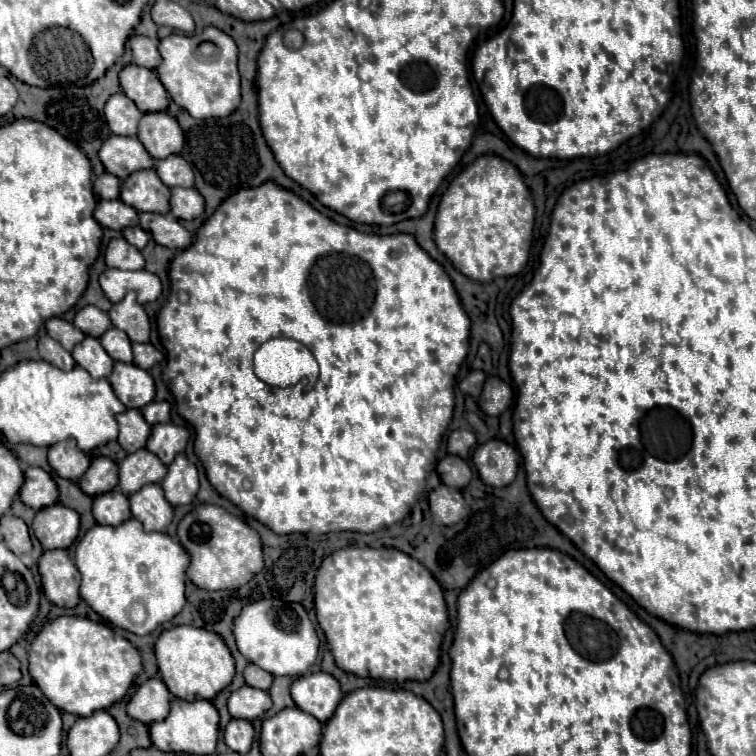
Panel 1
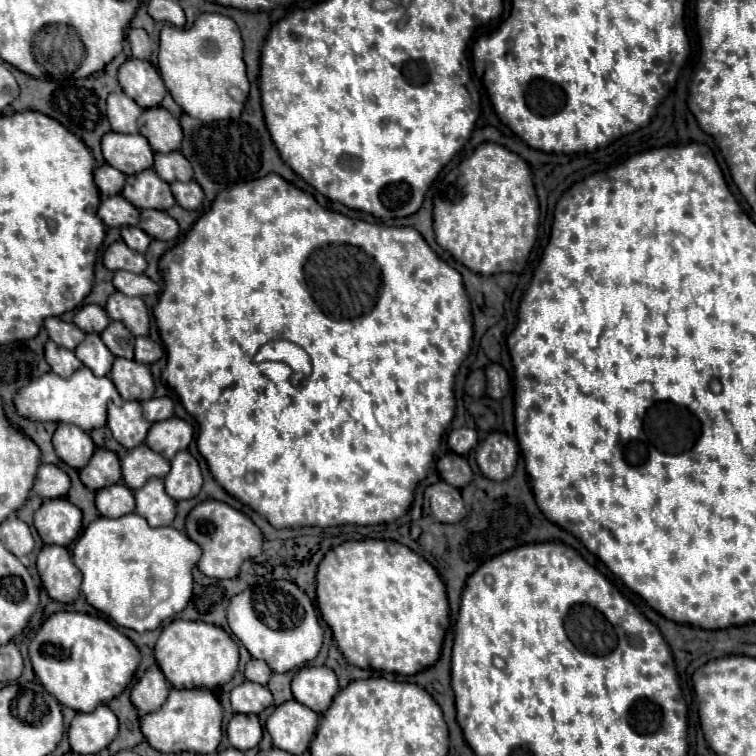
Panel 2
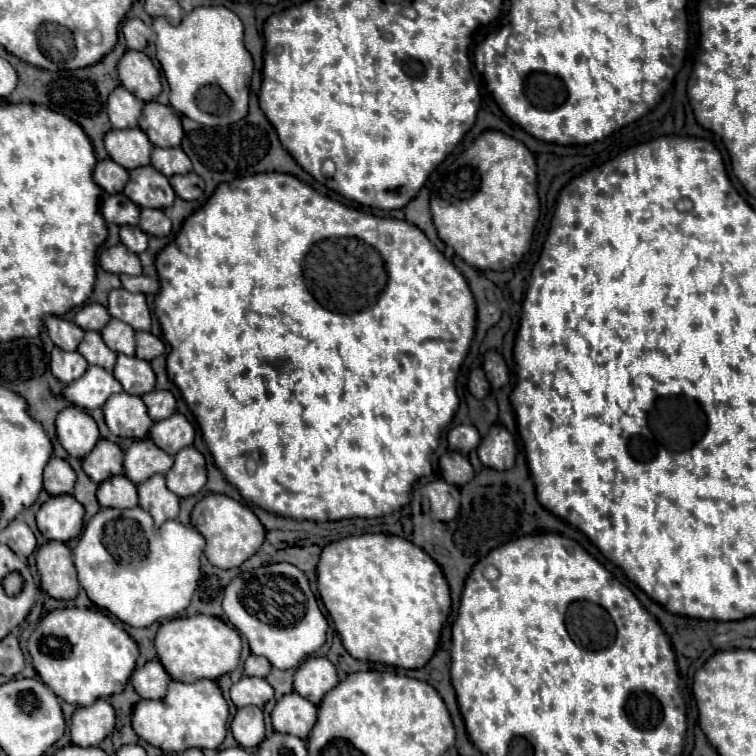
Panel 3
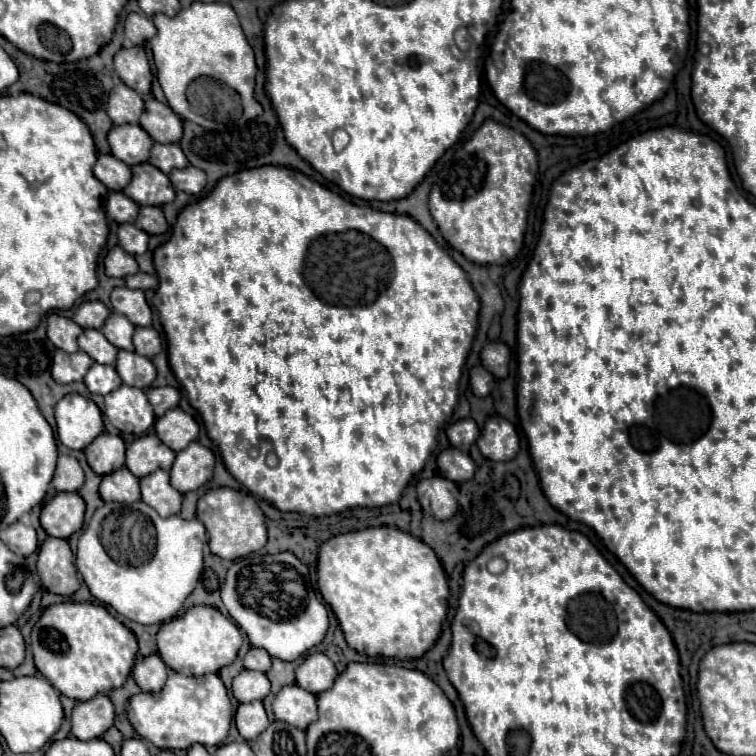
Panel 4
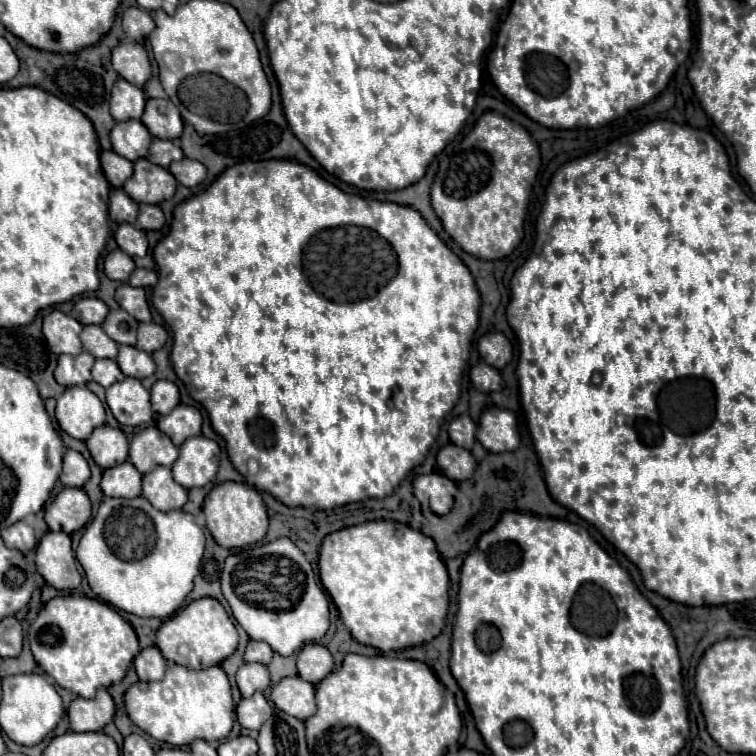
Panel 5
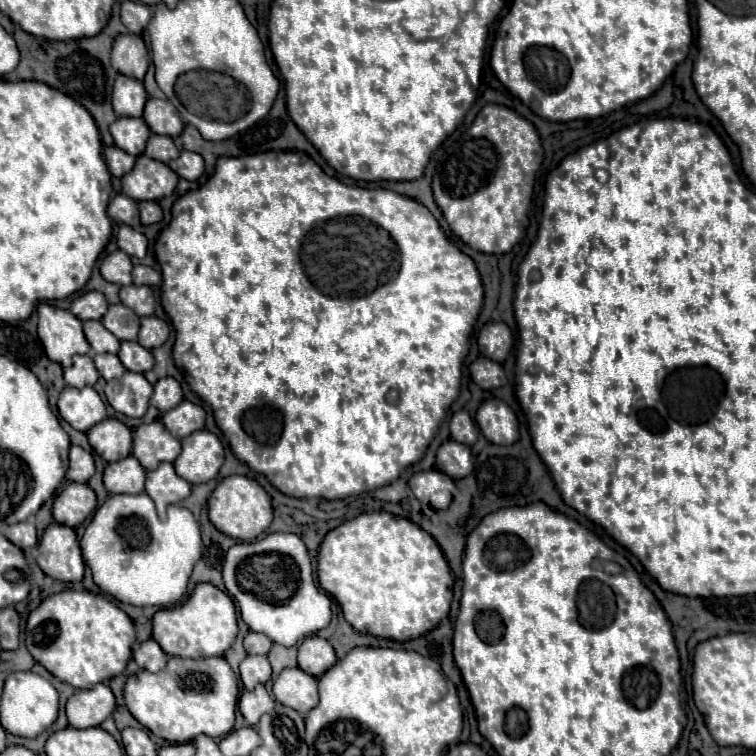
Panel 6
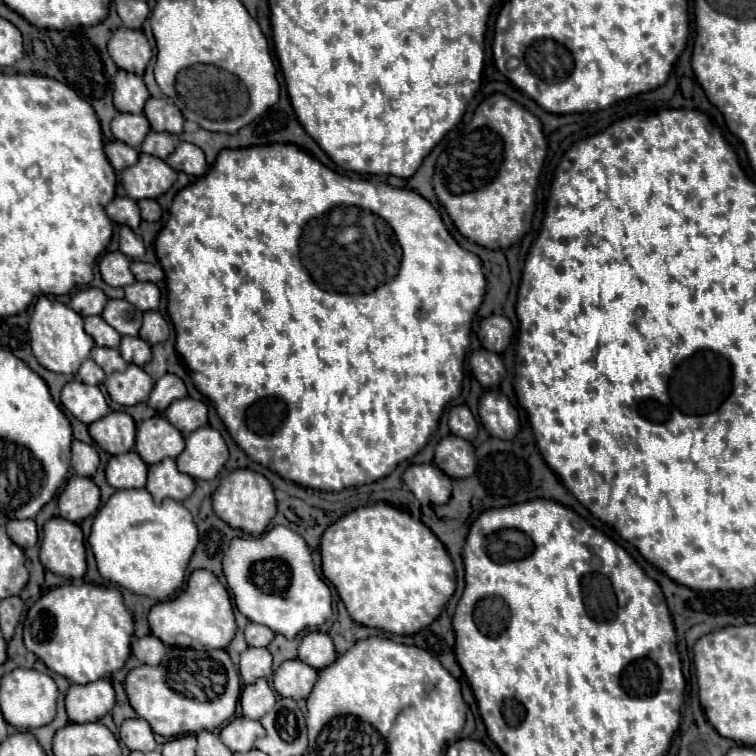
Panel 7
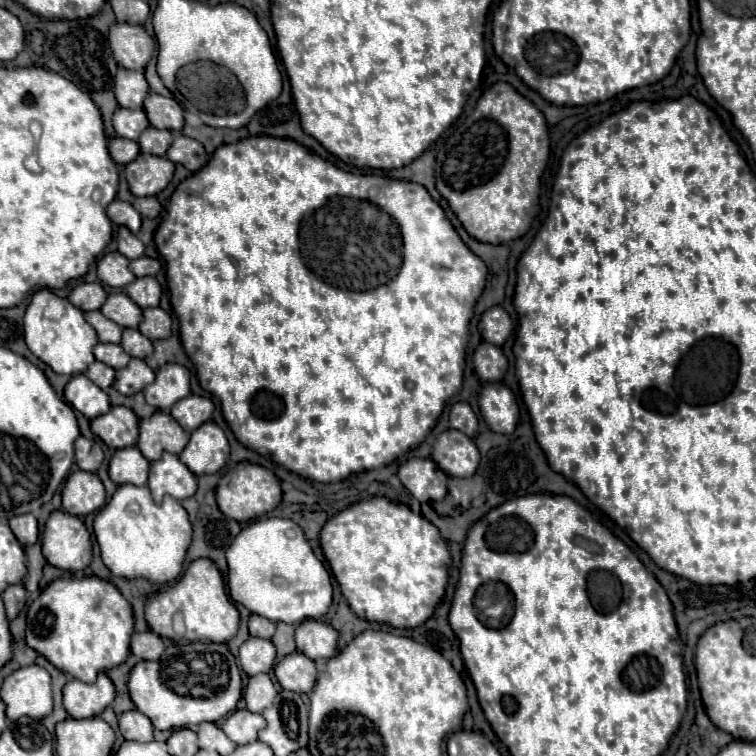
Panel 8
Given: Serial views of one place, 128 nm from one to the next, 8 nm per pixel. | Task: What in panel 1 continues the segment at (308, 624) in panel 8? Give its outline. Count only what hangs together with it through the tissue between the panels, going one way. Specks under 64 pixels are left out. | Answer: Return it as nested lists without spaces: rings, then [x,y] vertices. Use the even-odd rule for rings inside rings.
[[[312,672],[296,678],[290,694],[300,710],[314,716],[322,724],[334,716],[334,710],[344,696],[338,680],[326,672]]]

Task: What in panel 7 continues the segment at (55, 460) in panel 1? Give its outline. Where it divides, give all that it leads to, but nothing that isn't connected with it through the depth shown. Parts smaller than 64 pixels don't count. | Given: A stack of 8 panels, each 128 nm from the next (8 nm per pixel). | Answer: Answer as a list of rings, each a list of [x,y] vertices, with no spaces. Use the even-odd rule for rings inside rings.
[[[72,380],[62,388],[60,402],[70,414],[74,414],[76,420],[80,420],[86,426],[110,412],[100,388],[80,384],[78,380]]]

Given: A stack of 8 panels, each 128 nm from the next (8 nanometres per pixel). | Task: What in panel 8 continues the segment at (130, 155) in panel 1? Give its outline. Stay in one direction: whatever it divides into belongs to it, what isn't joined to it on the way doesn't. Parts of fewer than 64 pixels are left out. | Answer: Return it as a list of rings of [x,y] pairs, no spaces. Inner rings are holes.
[[[118,108],[112,116],[112,124],[116,134],[128,140],[138,140],[142,130],[150,126],[148,118],[144,116],[144,110],[128,110],[128,108]]]

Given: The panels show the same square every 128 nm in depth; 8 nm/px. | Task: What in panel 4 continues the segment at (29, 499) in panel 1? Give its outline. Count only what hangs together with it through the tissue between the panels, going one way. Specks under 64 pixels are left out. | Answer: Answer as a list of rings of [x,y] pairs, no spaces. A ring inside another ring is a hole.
[[[58,456],[58,466],[52,478],[52,486],[56,492],[76,492],[84,484],[84,472],[76,458]]]

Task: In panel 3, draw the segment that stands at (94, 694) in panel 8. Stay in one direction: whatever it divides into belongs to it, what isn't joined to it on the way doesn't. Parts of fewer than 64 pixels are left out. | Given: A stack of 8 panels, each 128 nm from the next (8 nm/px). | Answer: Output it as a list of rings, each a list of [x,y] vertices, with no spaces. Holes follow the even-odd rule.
[[[96,700],[92,706],[76,708],[70,724],[72,744],[76,746],[100,746],[100,742],[114,730],[114,708],[106,700]]]

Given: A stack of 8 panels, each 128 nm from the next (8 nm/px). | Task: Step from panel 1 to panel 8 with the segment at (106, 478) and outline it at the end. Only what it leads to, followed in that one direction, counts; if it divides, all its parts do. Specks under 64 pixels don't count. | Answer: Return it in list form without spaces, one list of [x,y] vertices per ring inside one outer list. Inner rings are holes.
[[[114,406],[90,422],[92,432],[110,448],[134,446],[138,440],[138,418],[126,406]]]

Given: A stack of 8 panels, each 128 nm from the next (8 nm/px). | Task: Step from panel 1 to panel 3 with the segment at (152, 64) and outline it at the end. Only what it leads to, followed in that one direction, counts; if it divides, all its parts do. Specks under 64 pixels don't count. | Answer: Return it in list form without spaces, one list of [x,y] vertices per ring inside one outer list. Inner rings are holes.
[[[128,20],[122,28],[124,32],[124,38],[126,38],[126,44],[130,50],[144,50],[150,36],[152,36],[152,28],[146,26],[144,22],[140,20]]]

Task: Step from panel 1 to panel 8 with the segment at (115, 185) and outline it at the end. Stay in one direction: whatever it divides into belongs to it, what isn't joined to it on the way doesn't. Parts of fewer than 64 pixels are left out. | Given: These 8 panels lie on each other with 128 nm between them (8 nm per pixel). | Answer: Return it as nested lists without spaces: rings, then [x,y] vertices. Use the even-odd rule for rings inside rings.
[[[116,136],[108,142],[108,152],[116,164],[128,164],[138,156],[140,148],[134,140],[124,140],[124,138]]]

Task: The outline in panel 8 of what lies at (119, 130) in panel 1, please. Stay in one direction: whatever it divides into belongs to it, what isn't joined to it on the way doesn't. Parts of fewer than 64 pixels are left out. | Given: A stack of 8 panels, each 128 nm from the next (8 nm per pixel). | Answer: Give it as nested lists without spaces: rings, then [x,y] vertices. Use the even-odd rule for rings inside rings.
[[[118,68],[116,80],[114,80],[114,94],[122,108],[142,108],[142,102],[148,96],[148,92],[150,88],[144,78],[144,72]]]

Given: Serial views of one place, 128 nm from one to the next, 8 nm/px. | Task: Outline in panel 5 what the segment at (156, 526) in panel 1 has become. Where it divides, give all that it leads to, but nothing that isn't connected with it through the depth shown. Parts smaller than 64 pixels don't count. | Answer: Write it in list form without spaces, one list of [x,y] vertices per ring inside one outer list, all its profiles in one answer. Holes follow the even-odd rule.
[[[154,468],[152,472],[144,474],[144,488],[142,488],[142,496],[156,508],[162,512],[170,512],[170,510],[180,510],[188,498],[186,488],[180,488],[180,484],[176,484],[172,480],[172,472],[170,468]]]

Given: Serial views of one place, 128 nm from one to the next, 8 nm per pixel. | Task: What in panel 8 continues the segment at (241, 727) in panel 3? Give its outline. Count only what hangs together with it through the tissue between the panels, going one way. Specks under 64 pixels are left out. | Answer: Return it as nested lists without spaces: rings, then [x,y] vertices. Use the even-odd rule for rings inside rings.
[[[260,674],[260,676],[252,676],[248,680],[248,686],[244,690],[244,700],[246,700],[246,710],[260,714],[262,710],[270,708],[274,698],[276,698],[276,688],[270,680],[268,674]]]

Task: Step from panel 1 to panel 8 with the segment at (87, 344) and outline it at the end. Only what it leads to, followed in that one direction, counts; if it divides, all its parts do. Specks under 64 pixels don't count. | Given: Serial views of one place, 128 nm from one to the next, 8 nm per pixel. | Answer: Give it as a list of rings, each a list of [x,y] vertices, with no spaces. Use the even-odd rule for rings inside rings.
[[[94,310],[94,312],[84,312],[84,318],[86,318],[86,322],[96,330],[100,342],[120,344],[122,328],[120,328],[118,324],[114,324],[114,322],[108,320],[108,318],[104,318],[98,310]]]

